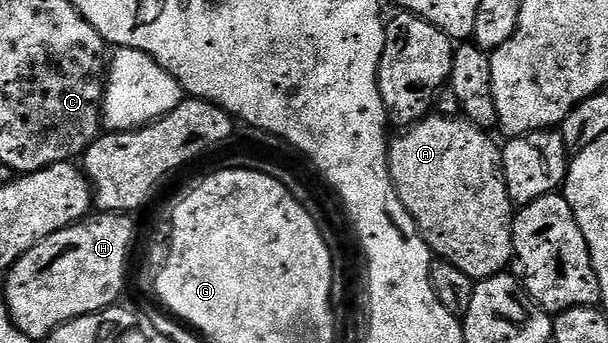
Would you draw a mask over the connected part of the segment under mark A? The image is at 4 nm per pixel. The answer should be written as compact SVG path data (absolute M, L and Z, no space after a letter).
M430 116L422 118L420 122L413 123L408 127L397 139L389 142L389 171L391 172L391 180L395 184L395 192L399 196L399 200L403 200L403 208L407 208L407 212L415 220L415 224L419 228L419 232L423 236L423 240L427 243L430 250L436 257L447 260L451 264L455 264L455 268L459 268L459 272L467 272L467 276L471 276L474 280L482 278L490 278L496 274L508 271L513 262L513 220L515 217L515 207L511 196L507 192L507 184L503 176L503 164L501 163L502 147L496 146L489 139L490 135L484 130L480 130L475 124L465 121L464 117L457 118L436 118Z

